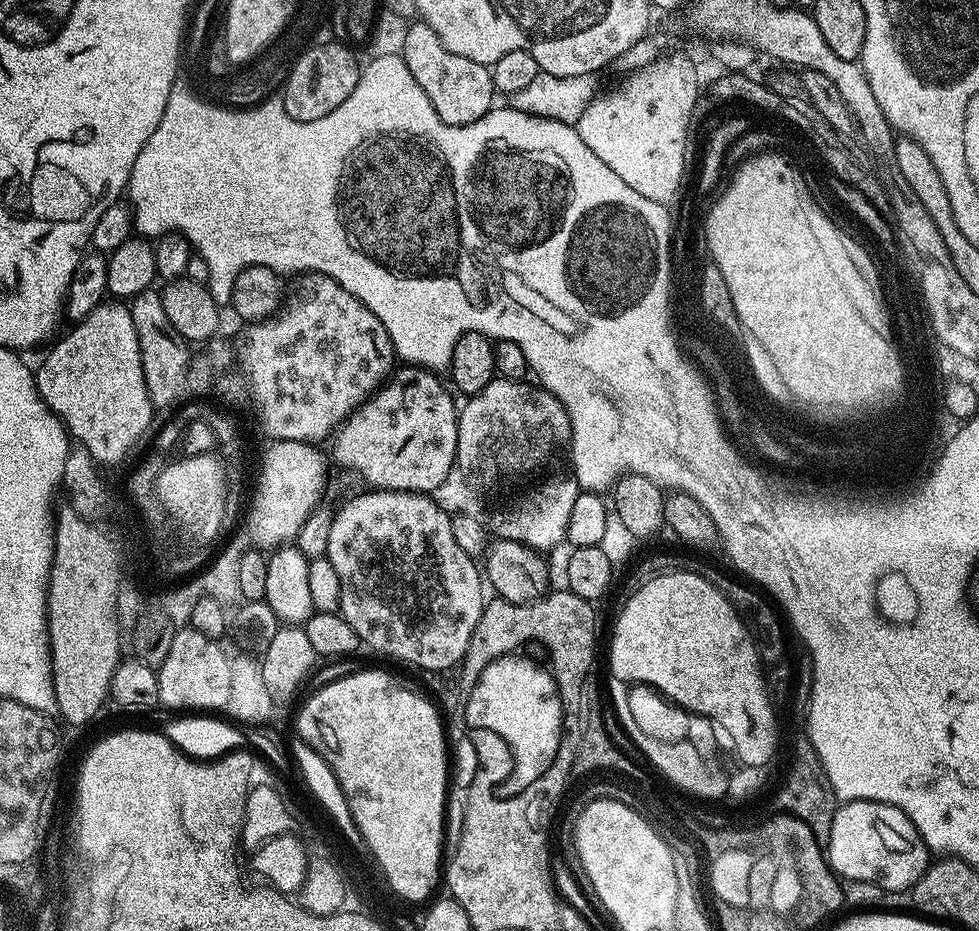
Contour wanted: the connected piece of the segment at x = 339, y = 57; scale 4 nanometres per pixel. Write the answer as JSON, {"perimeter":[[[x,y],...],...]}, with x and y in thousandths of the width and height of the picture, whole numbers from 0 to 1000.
{"perimeter":[[[344,45],[339,49],[324,52],[317,55],[315,60],[307,64],[306,71],[298,82],[298,88],[294,91],[294,104],[292,106],[292,122],[304,131],[321,131],[321,127],[333,127],[358,101],[362,101],[362,92],[368,87],[369,66],[364,66],[364,60],[359,56],[356,48]]]}

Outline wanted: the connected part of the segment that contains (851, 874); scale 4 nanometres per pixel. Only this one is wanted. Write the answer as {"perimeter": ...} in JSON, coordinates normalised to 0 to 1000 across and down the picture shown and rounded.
{"perimeter":[[[867,859],[855,867],[844,918],[855,942],[895,948],[907,960],[926,959],[950,931],[949,913],[930,879],[896,859]]]}

